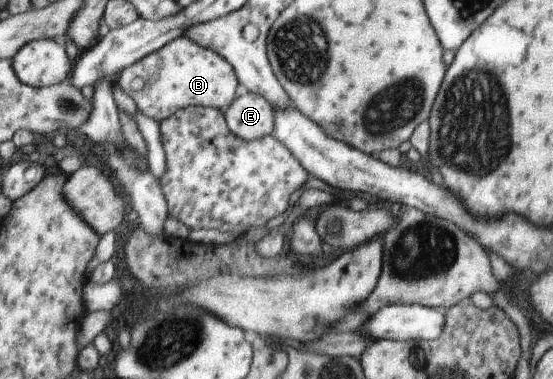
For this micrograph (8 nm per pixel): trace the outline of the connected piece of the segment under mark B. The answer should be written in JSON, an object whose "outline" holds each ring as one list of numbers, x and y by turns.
{"outline":[[183,35,122,69,116,85,135,101,136,109,159,123,178,109,191,106,226,110,237,95,239,82,224,57]]}

